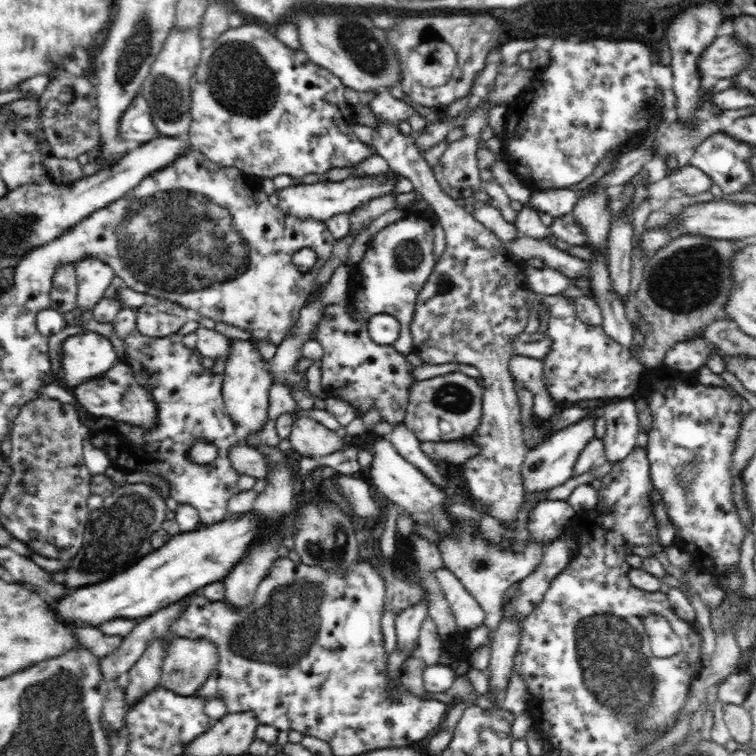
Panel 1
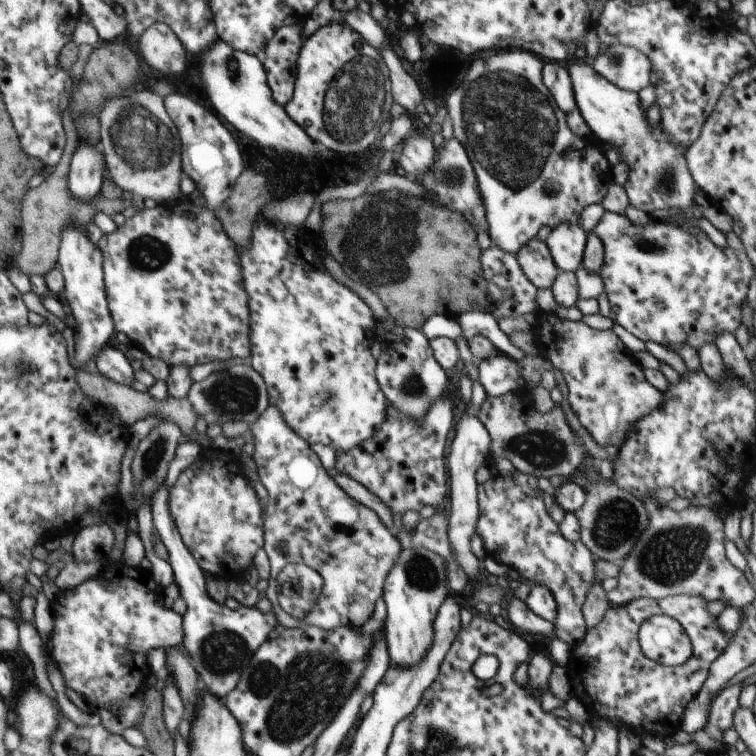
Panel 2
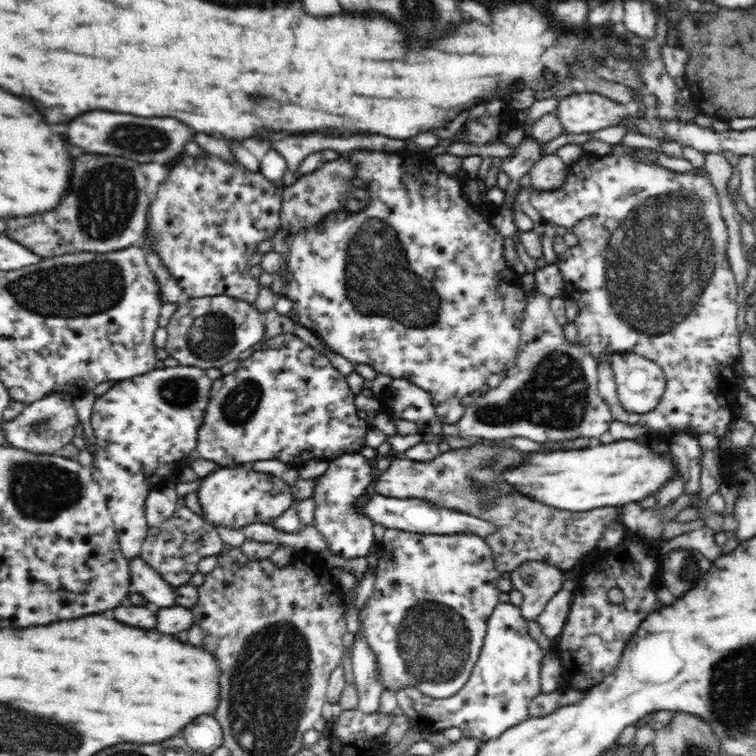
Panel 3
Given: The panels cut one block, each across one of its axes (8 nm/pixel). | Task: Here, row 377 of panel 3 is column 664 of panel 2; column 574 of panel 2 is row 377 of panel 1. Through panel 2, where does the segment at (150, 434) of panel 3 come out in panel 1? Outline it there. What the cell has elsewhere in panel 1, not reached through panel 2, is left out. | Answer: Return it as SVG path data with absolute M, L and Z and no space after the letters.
M92 331L72 335L62 342L61 367L69 392L80 382L98 378L119 362L116 350L106 337Z

